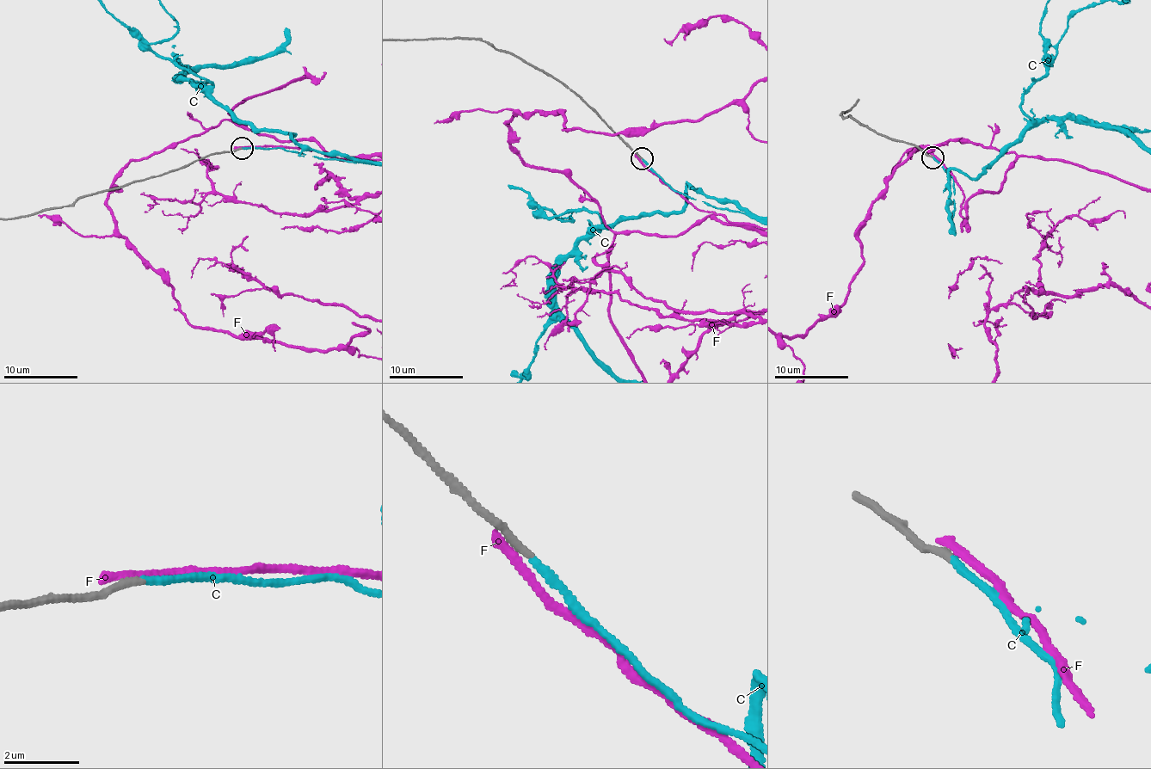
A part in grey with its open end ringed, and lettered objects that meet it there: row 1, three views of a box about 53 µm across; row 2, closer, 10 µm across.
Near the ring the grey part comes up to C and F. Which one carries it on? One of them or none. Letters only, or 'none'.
C

